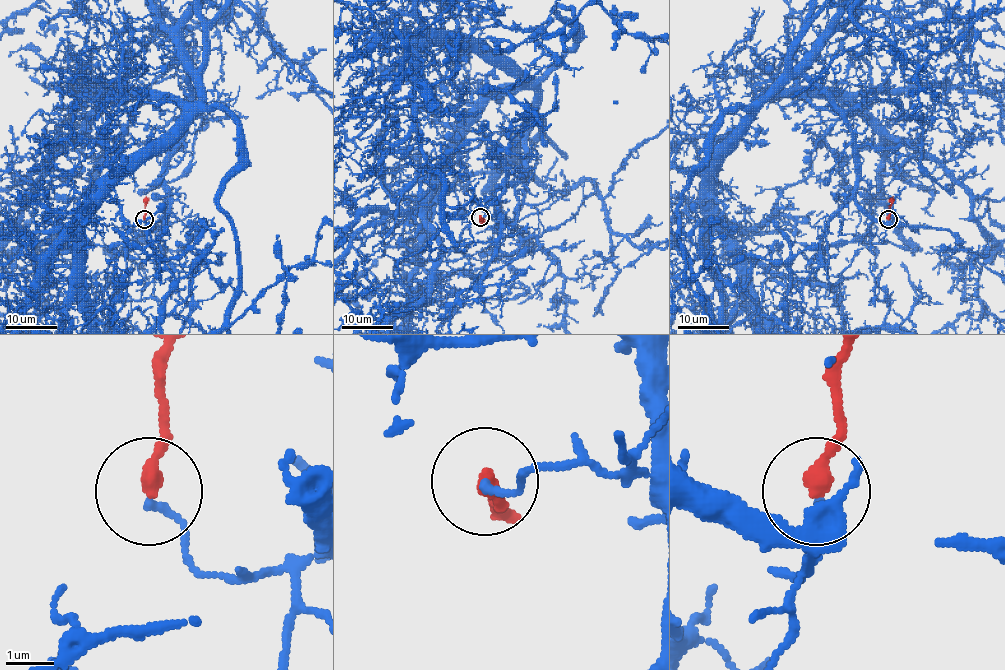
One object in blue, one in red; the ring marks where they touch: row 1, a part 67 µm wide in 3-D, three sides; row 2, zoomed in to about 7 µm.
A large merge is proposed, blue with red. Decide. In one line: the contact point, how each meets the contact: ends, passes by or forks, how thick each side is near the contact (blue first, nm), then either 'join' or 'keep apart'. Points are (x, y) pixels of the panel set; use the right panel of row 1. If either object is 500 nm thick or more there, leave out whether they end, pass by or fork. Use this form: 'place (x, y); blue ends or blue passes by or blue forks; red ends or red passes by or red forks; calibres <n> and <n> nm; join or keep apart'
place (888, 219); blue ends; red ends; calibres 150 and 360 nm; keep apart

